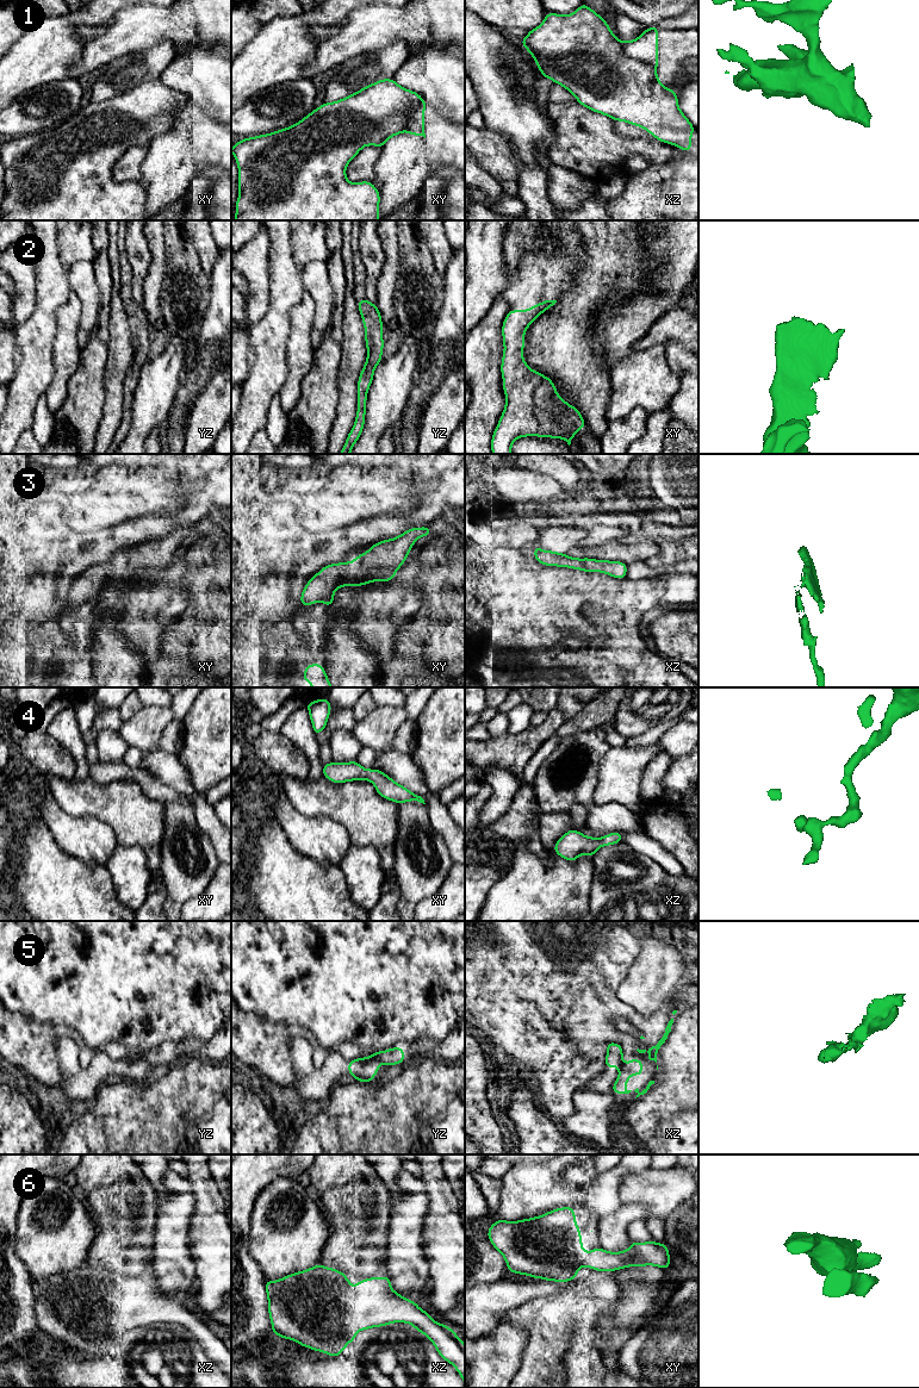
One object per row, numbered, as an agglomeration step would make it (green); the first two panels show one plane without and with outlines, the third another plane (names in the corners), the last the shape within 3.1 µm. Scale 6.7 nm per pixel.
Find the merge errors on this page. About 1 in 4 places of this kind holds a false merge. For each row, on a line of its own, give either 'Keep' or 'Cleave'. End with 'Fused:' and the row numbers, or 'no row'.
1: Cleave
2: Keep
3: Cleave
4: Keep
5: Cleave
6: Keep
Fused: 1, 3, 5

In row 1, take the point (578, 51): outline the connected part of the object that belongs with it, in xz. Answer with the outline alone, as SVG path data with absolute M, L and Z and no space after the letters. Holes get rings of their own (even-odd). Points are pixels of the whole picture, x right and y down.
M580 4L573 13L567 15L547 12L542 24L528 31L520 42L533 56L541 76L566 88L582 106L608 116L614 122L640 126L656 139L691 153L690 138L695 127L678 107L676 92L660 83L654 67L625 58L622 41L615 37L608 23L588 5Z

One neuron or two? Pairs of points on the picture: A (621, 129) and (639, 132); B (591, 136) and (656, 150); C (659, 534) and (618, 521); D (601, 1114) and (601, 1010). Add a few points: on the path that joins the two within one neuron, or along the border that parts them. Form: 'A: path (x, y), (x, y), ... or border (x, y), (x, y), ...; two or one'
A: path (626, 130), (634, 131); one
B: path (607, 147), (640, 147); one
C: border (643, 521), (634, 534); two
D: border (604, 1068), (578, 1090); two

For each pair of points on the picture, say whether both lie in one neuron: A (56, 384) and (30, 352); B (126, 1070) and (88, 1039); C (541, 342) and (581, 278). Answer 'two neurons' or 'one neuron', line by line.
A: two neurons
B: two neurons
C: one neuron

